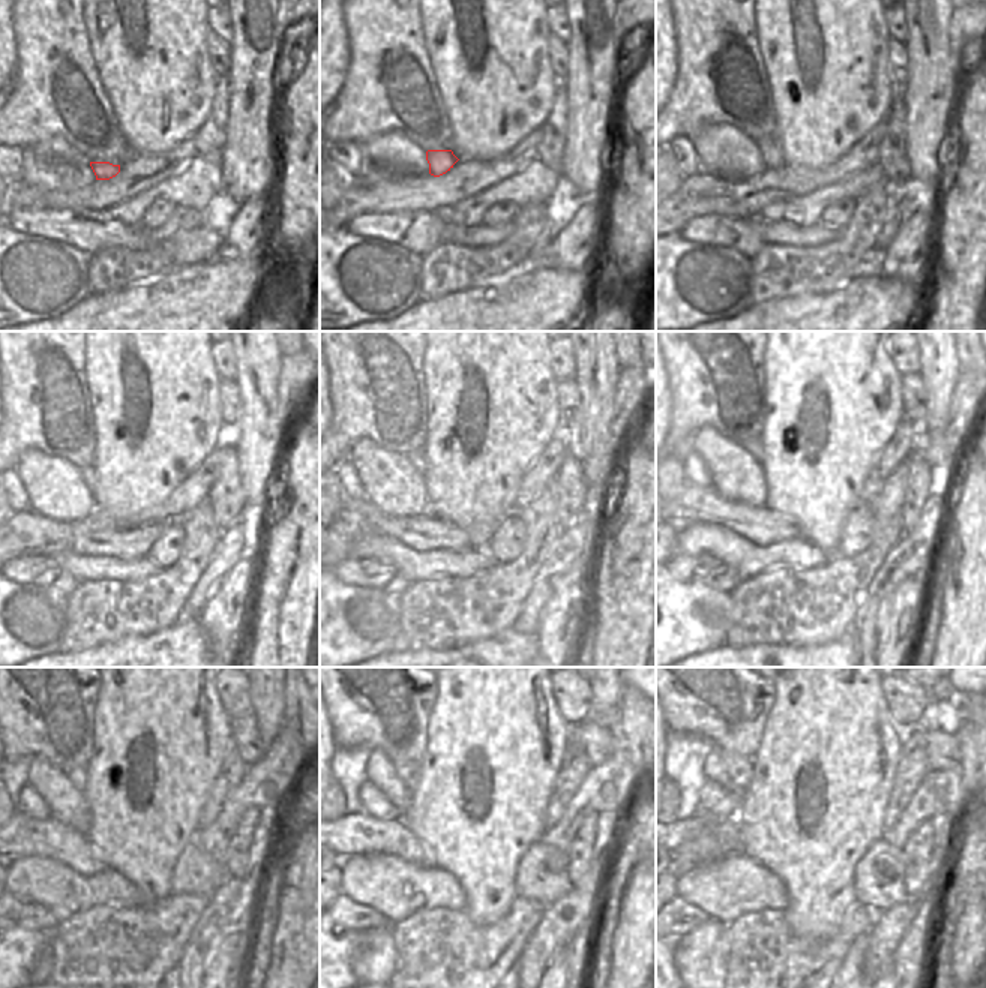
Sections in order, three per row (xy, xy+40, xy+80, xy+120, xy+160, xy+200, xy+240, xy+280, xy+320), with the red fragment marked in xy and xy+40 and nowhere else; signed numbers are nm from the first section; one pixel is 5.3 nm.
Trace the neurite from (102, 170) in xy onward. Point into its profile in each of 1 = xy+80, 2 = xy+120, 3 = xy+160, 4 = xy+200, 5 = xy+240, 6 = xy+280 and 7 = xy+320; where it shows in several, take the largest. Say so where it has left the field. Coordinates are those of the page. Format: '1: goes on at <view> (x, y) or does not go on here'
1: goes on at xy+80 (769, 147)
2: goes on at xy+120 (87, 474)
3: goes on at xy+160 (417, 458)
4: goes on at xy+200 (754, 446)
5: goes on at xy+240 (78, 775)
6: goes on at xy+280 (408, 772)
7: goes on at xy+320 (740, 769)

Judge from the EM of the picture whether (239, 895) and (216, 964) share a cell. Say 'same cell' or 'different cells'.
different cells

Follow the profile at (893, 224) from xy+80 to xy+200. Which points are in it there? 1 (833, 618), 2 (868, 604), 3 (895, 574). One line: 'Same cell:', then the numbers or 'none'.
Same cell: 2, 3

